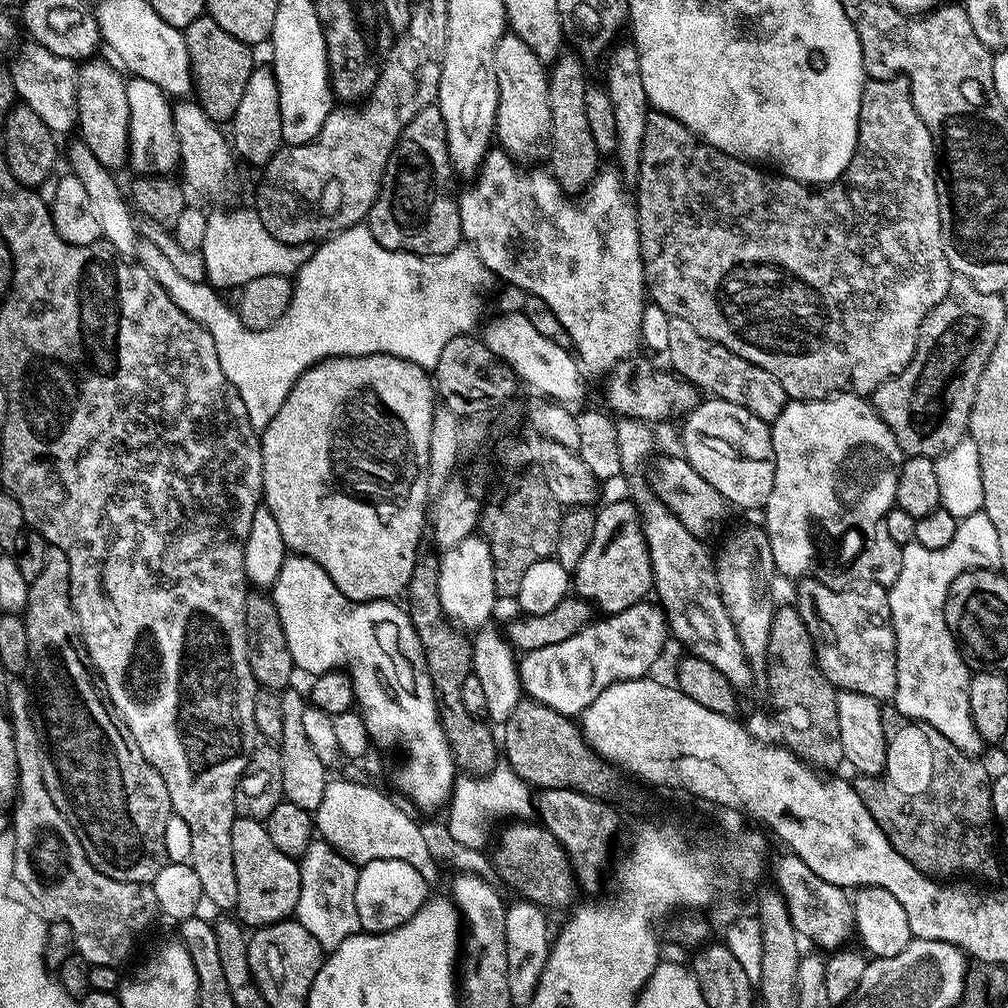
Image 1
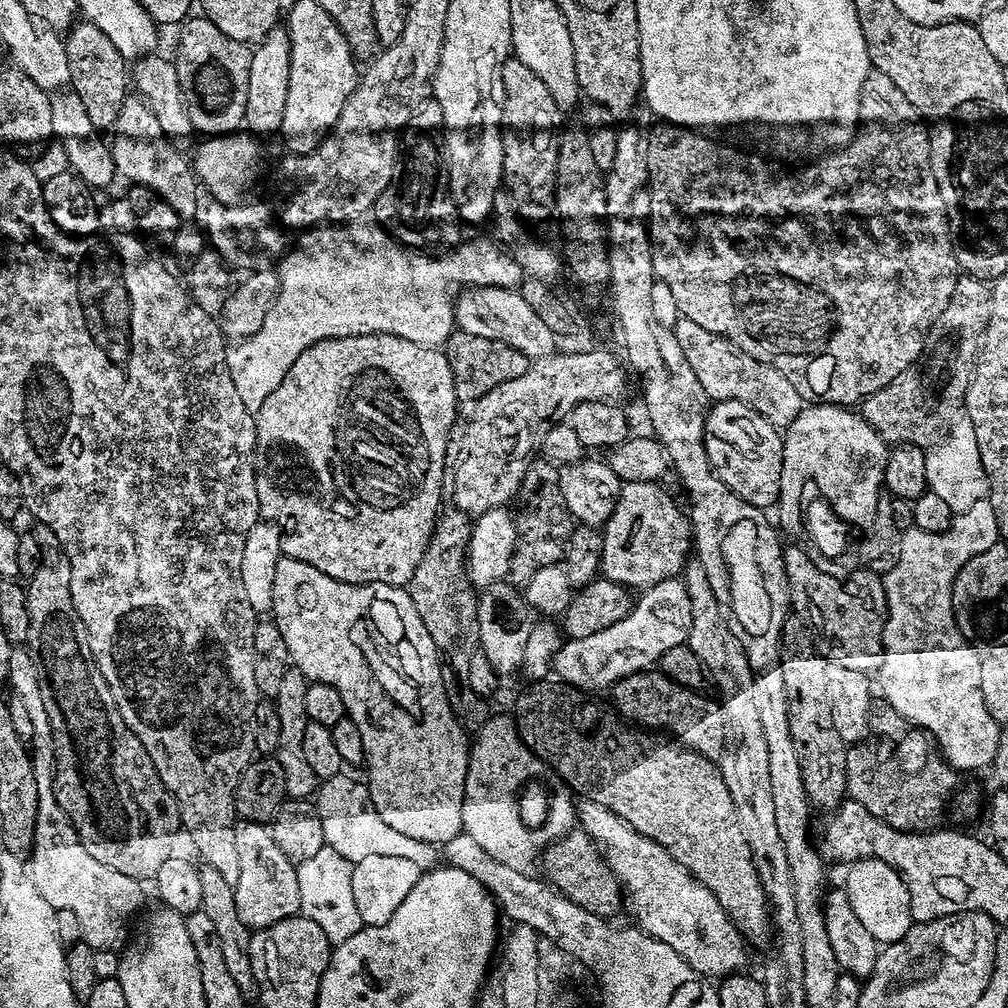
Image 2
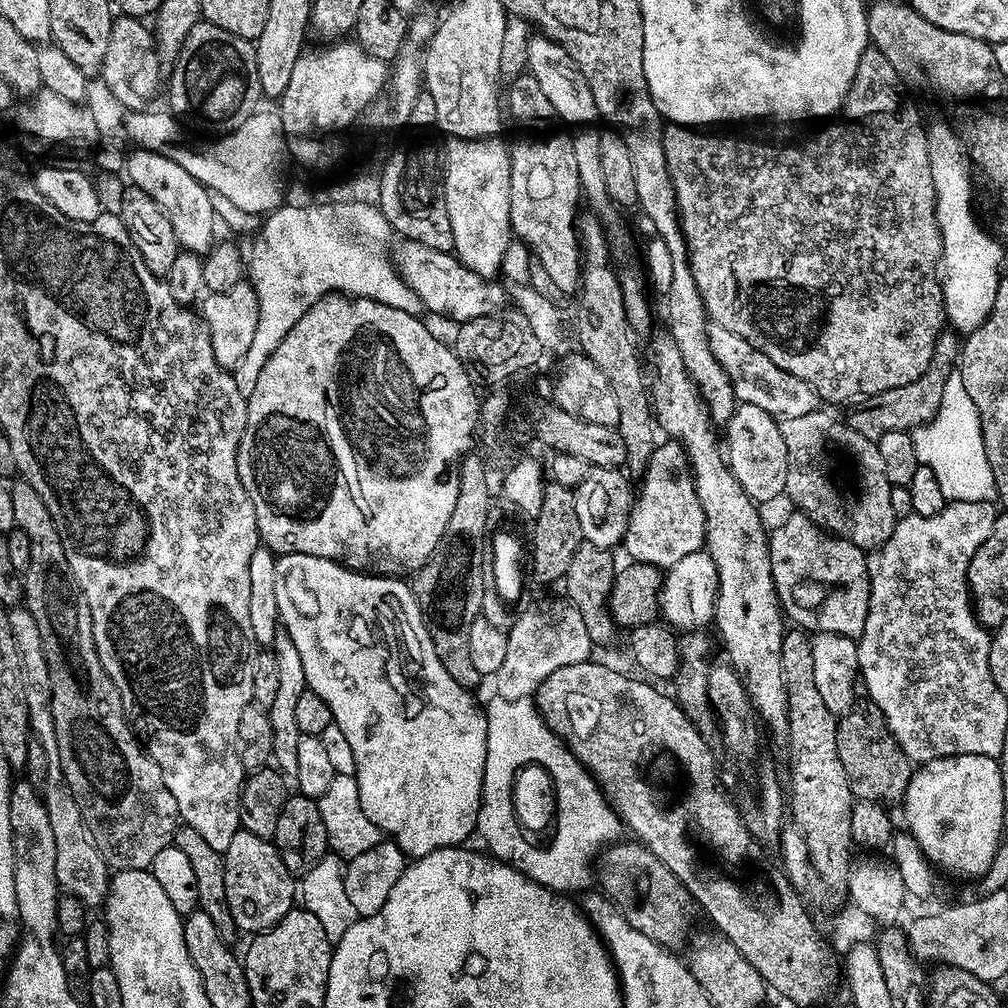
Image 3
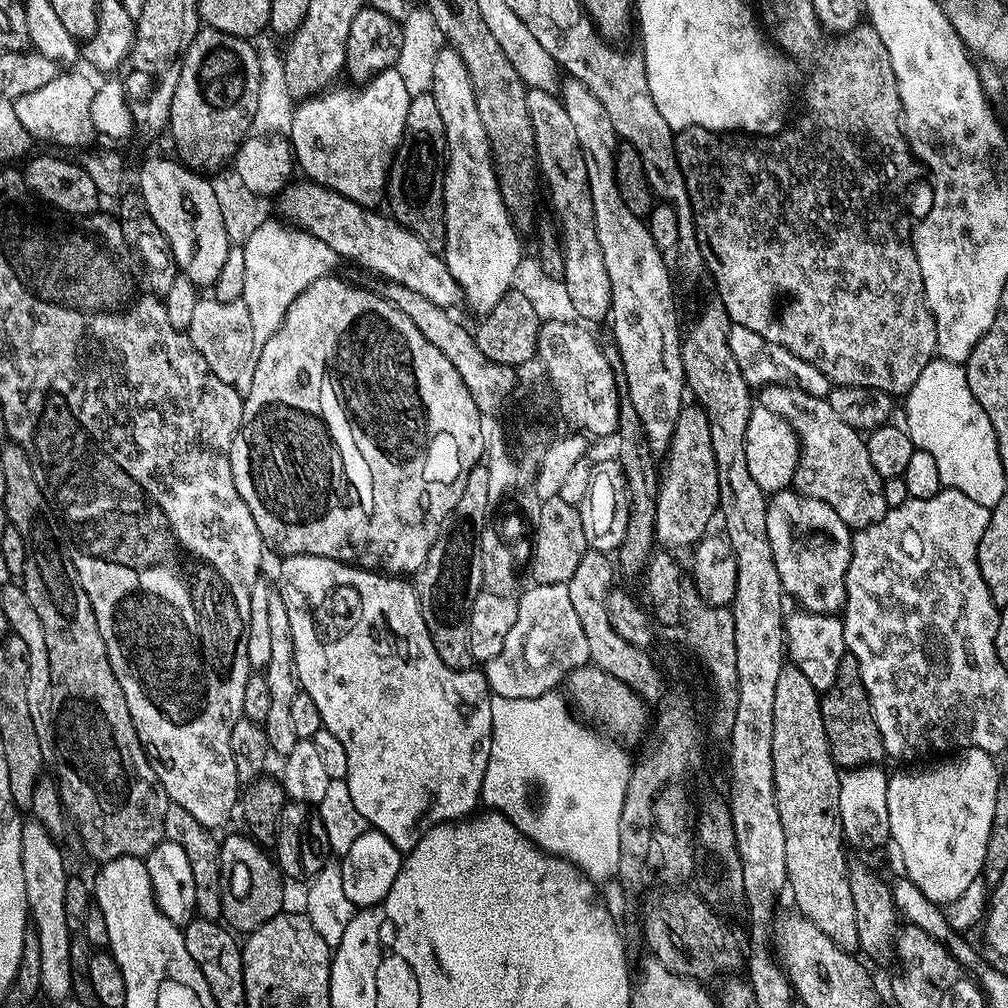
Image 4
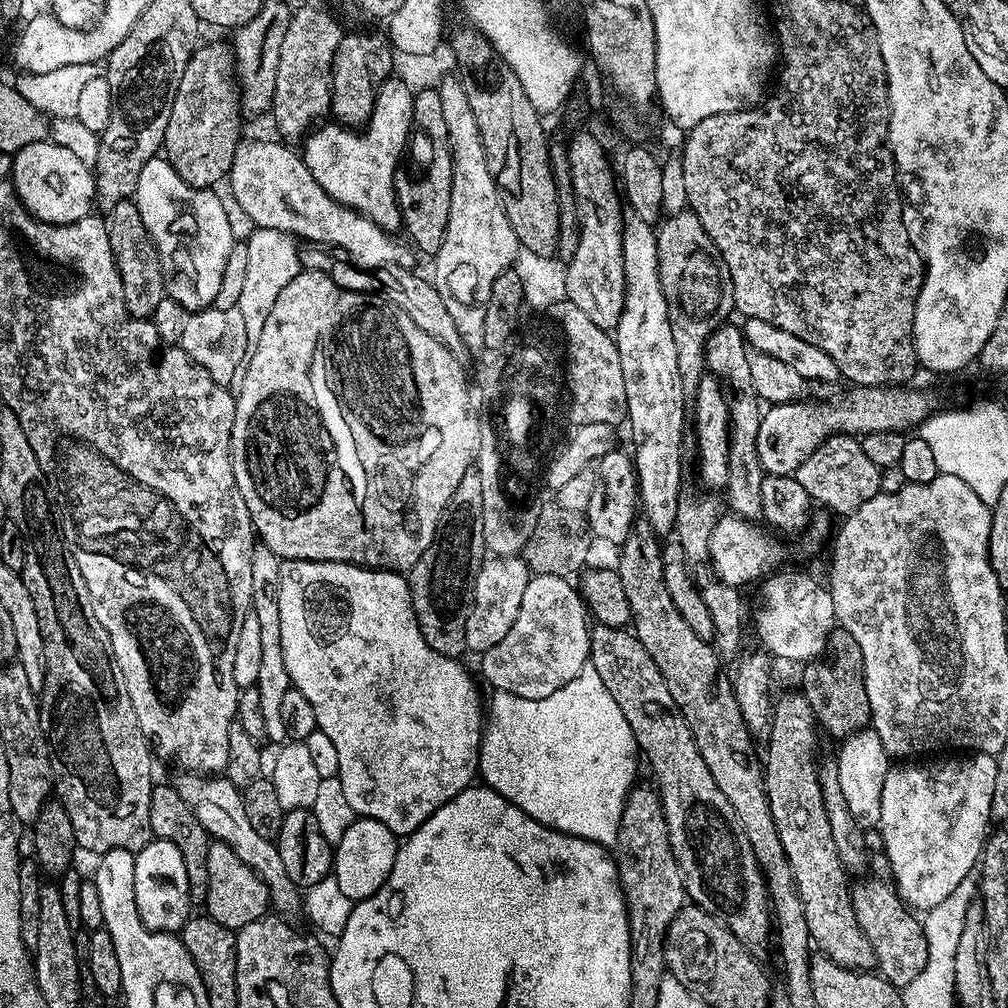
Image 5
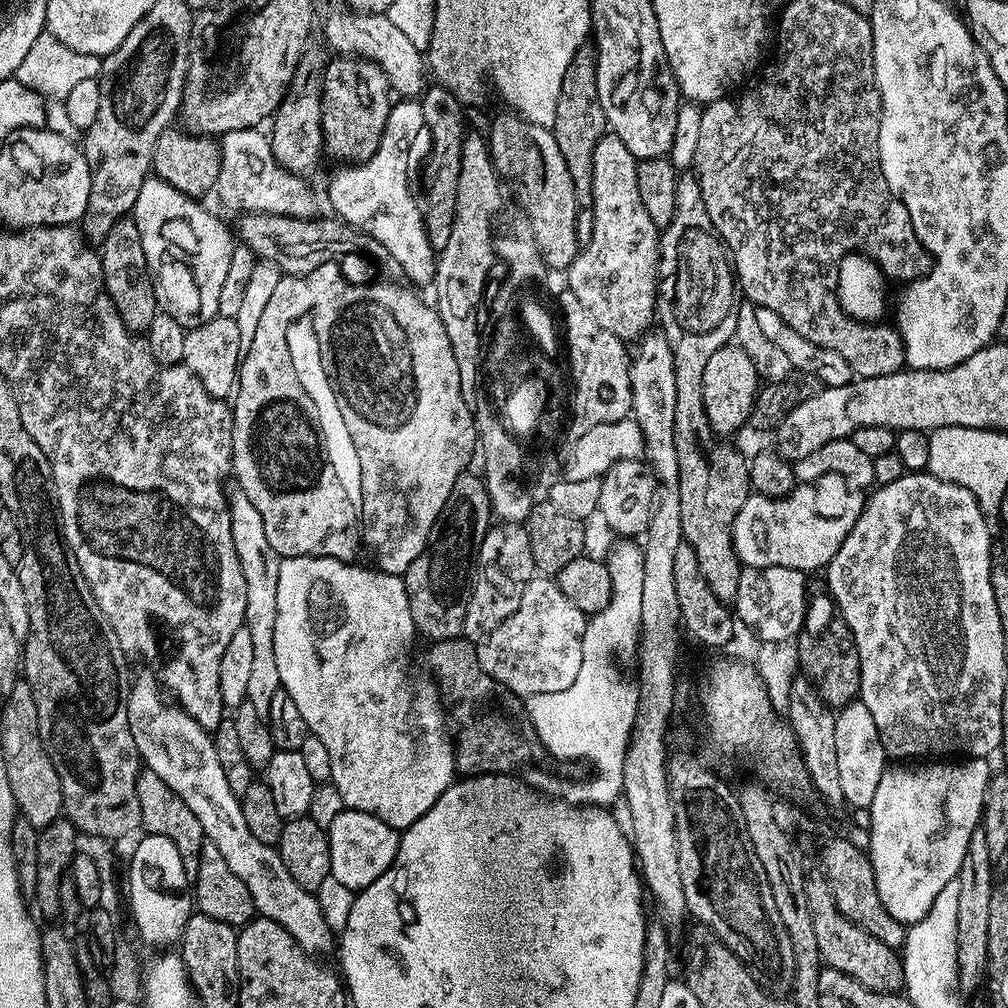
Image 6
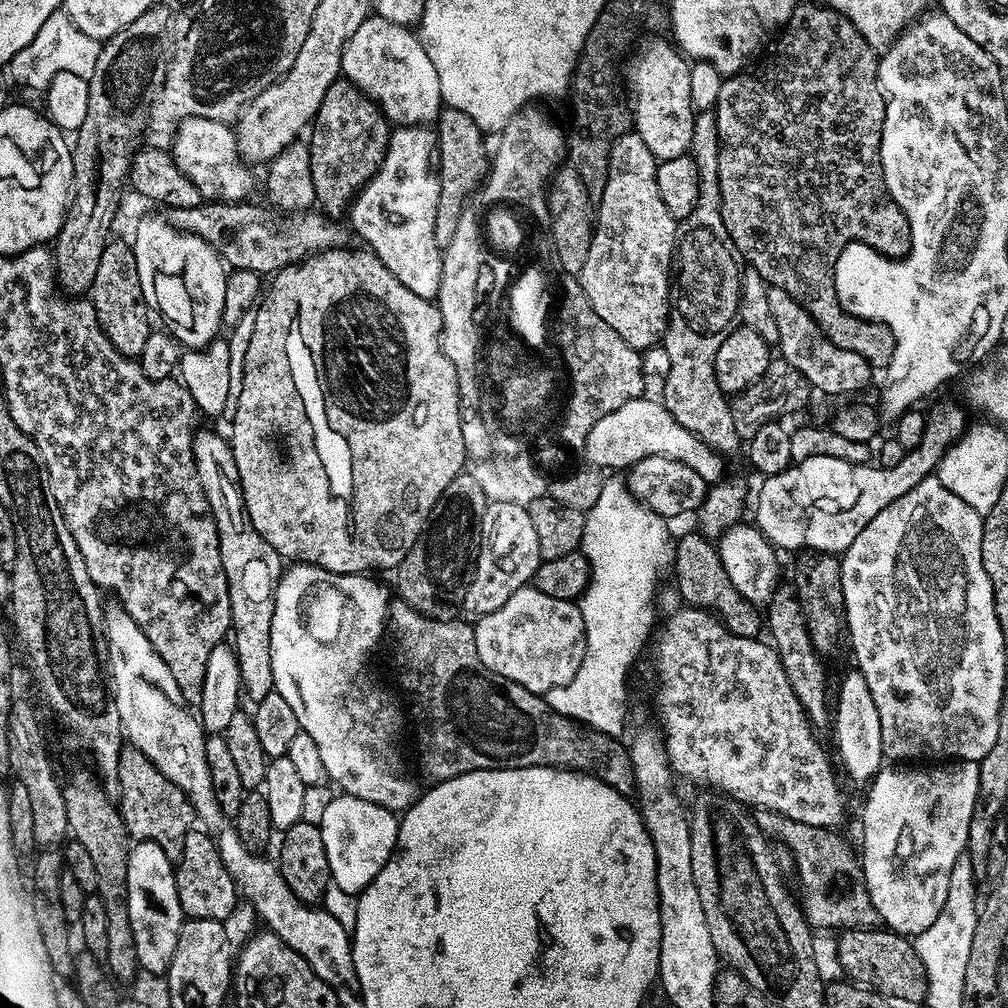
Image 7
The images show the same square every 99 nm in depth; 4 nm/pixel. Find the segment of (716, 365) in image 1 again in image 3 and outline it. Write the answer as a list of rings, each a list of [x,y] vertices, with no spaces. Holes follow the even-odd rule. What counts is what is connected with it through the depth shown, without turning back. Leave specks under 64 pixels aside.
[[[715,322],[708,327],[708,345],[714,358],[718,358],[718,362],[726,370],[728,381],[732,383],[739,403],[758,406],[777,418],[802,416],[819,409],[817,389],[807,380],[787,372],[783,363],[776,361],[775,364],[763,352],[763,347],[746,342],[746,338]]]

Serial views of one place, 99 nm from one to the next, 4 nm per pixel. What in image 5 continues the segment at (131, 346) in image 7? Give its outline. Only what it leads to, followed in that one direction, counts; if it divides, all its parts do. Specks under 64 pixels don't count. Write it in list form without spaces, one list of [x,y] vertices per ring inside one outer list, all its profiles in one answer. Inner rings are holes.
[[[135,199],[118,202],[107,213],[106,223],[110,234],[110,248],[114,250],[116,265],[122,278],[122,288],[126,298],[128,312],[139,320],[152,318],[158,302],[166,297],[164,268],[160,264],[160,255],[152,244],[146,226],[142,226],[142,214],[138,214]]]

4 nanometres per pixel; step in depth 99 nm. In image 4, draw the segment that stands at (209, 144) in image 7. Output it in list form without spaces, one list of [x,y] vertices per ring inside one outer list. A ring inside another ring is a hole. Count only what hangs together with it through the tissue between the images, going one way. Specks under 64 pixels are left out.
[[[315,182],[296,183],[289,183],[278,196],[278,201],[280,200],[278,212],[287,223],[302,228],[304,231],[314,234],[314,238],[326,242],[326,246],[330,246],[330,250],[334,250],[334,254],[341,261],[353,260],[358,267],[369,268],[370,271],[385,276],[385,281],[392,281],[402,287],[408,287],[410,291],[420,294],[435,306],[452,310],[456,303],[458,305],[461,303],[460,287],[458,282],[454,282],[454,274],[450,274],[443,255],[426,242],[422,242],[422,238],[418,238],[409,228],[402,227],[391,215],[385,214],[383,216],[382,213],[376,212],[380,210],[373,210],[363,204],[356,204],[350,198],[325,188],[323,184]]]

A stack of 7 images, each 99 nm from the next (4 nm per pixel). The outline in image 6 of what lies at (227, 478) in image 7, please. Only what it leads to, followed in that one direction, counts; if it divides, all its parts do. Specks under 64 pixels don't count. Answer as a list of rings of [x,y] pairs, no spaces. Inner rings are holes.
[[[235,482],[224,485],[224,495],[228,498],[228,509],[230,510],[230,526],[234,534],[234,550],[238,554],[238,562],[242,568],[242,578],[246,582],[246,610],[244,611],[244,627],[250,634],[250,683],[246,685],[247,703],[258,710],[258,714],[267,717],[270,710],[270,700],[276,692],[281,691],[280,679],[278,678],[278,666],[274,663],[274,618],[278,618],[278,570],[280,569],[281,557],[266,542],[266,530],[262,526],[262,514],[254,510],[254,502],[246,498],[242,486]]]

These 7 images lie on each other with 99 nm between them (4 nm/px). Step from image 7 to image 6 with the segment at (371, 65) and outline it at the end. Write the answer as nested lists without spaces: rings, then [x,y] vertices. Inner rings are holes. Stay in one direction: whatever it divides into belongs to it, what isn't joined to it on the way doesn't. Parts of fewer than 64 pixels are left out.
[[[341,6],[337,12],[332,12],[324,20],[324,36],[328,39],[327,47],[333,48],[333,53],[347,54],[349,56],[363,56],[366,60],[372,60],[384,71],[388,79],[388,87],[397,97],[416,98],[423,93],[426,87],[426,60],[422,52],[415,48],[414,44],[402,34],[401,31],[390,22],[390,18],[383,12],[354,12]]]

